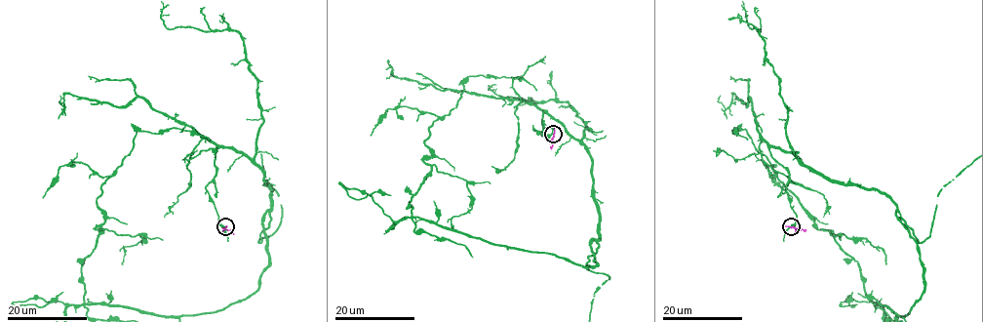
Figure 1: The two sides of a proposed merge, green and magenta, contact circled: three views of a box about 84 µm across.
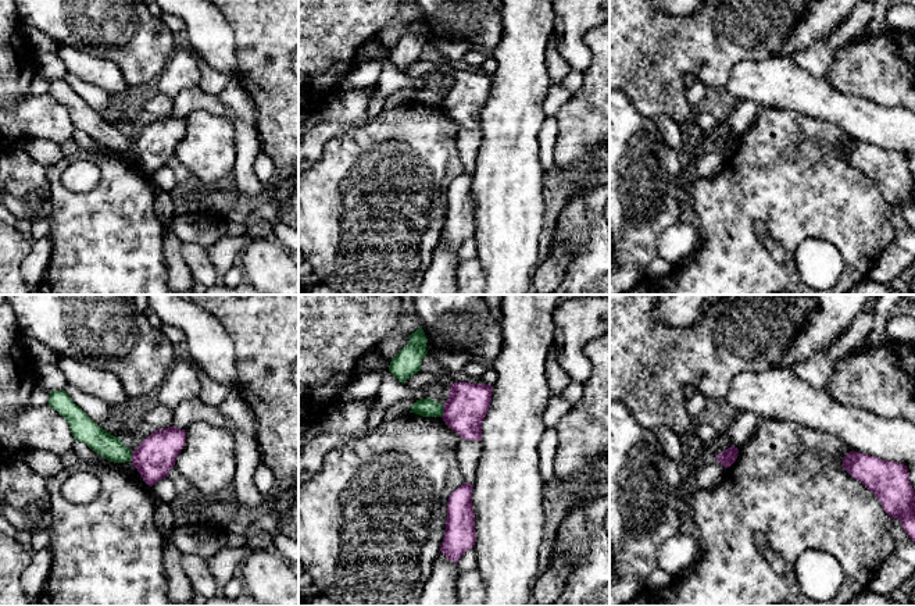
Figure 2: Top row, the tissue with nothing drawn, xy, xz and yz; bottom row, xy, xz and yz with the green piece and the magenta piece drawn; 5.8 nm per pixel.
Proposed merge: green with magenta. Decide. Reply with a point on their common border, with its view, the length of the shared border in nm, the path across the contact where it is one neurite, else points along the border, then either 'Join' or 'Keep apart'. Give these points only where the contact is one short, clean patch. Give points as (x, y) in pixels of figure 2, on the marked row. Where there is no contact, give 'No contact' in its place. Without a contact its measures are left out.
Touches green at xz (442, 410). Shared border 80 nm. Boundary: xz (445, 405), (440, 416). Keep apart

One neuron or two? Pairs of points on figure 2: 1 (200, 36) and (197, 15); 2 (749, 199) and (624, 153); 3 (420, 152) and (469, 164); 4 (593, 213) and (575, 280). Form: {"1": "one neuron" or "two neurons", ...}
{"1": "one neuron", "2": "two neurons", "3": "two neurons", "4": "one neuron"}

